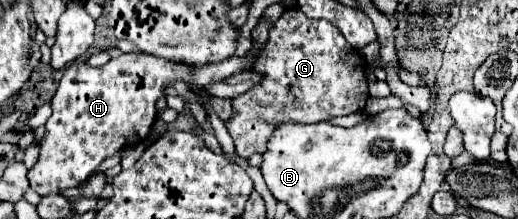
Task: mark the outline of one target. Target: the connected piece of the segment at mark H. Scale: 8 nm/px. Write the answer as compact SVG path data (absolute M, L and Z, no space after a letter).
M257 49L255 55L245 53L239 59L231 57L203 67L175 63L143 53L119 55L99 69L93 69L87 63L69 65L51 101L53 115L45 125L45 137L39 141L39 159L29 169L31 189L39 195L51 195L61 193L67 187L77 187L107 157L133 143L141 143L147 137L157 119L155 103L159 97L165 97L167 85L185 81L195 83L201 89L209 83L225 81L237 73L253 71L257 59L261 59L261 51L263 49Z

